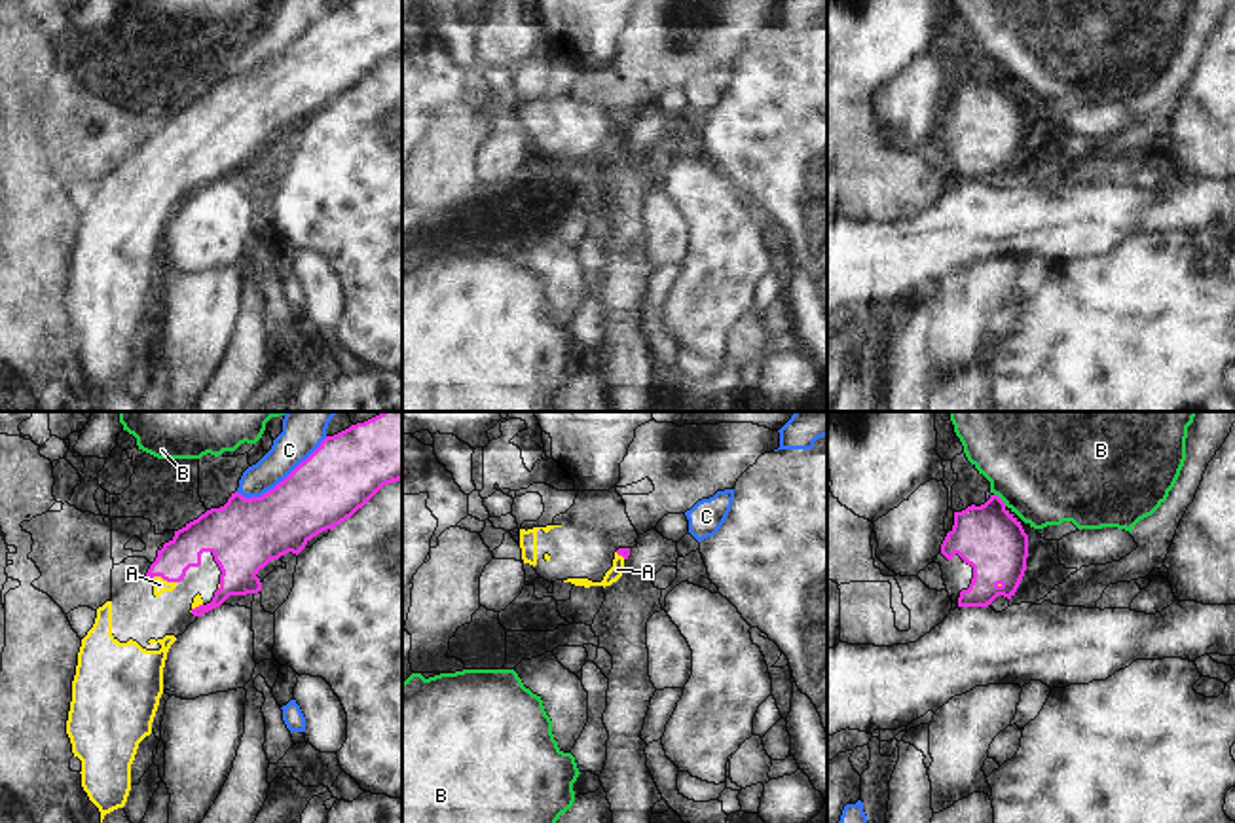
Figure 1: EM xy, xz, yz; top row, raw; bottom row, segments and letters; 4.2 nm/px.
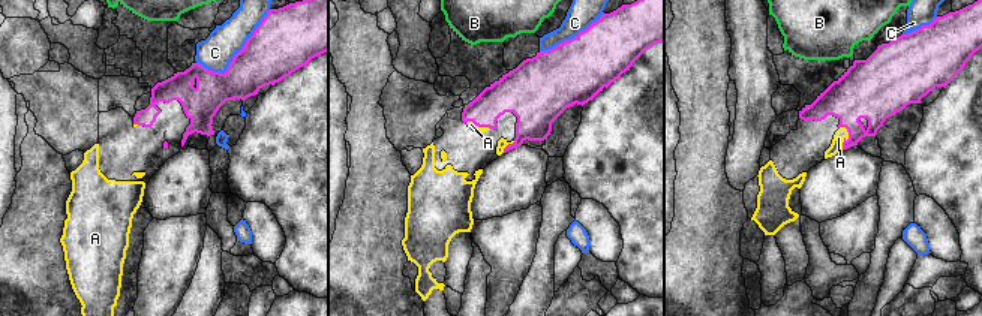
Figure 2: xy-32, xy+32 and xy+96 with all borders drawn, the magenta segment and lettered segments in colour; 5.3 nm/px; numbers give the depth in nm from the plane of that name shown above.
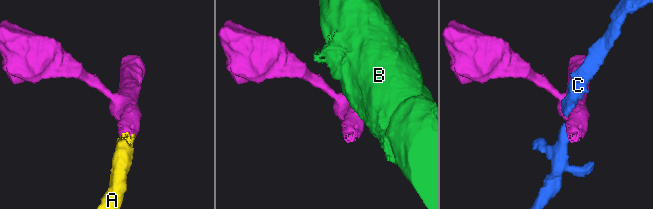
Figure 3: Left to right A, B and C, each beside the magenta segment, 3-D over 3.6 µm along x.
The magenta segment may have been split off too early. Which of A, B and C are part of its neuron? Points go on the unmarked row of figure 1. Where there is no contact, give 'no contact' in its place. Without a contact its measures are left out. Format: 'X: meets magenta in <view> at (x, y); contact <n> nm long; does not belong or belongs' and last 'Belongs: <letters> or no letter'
A: meets magenta in xy at (164, 154); contact 110 nm long; belongs
B: meets magenta in yz at (1000, 74); contact 80 nm long; does not belong
C: meets magenta in xy at (283, 55); contact 460 nm long; does not belong
Belongs: A

